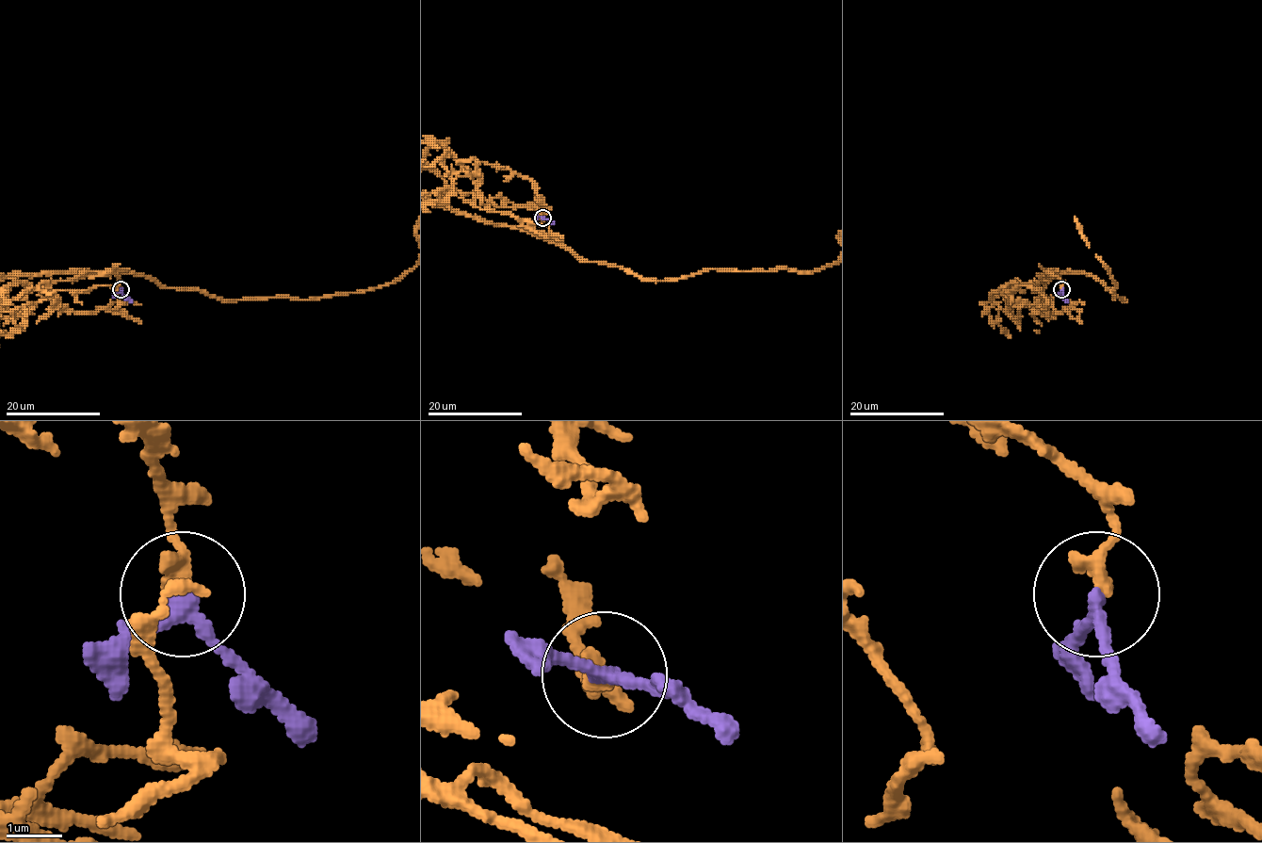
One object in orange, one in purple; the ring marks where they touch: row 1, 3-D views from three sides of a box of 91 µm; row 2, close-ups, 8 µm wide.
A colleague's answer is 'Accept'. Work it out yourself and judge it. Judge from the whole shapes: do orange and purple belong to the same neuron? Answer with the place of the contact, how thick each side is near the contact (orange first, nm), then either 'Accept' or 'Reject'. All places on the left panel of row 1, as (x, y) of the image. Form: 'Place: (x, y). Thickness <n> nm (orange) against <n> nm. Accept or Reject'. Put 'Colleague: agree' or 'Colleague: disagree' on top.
Colleague: agree
Place: (121, 289). Thickness 360 nm (orange) against 240 nm. Accept

